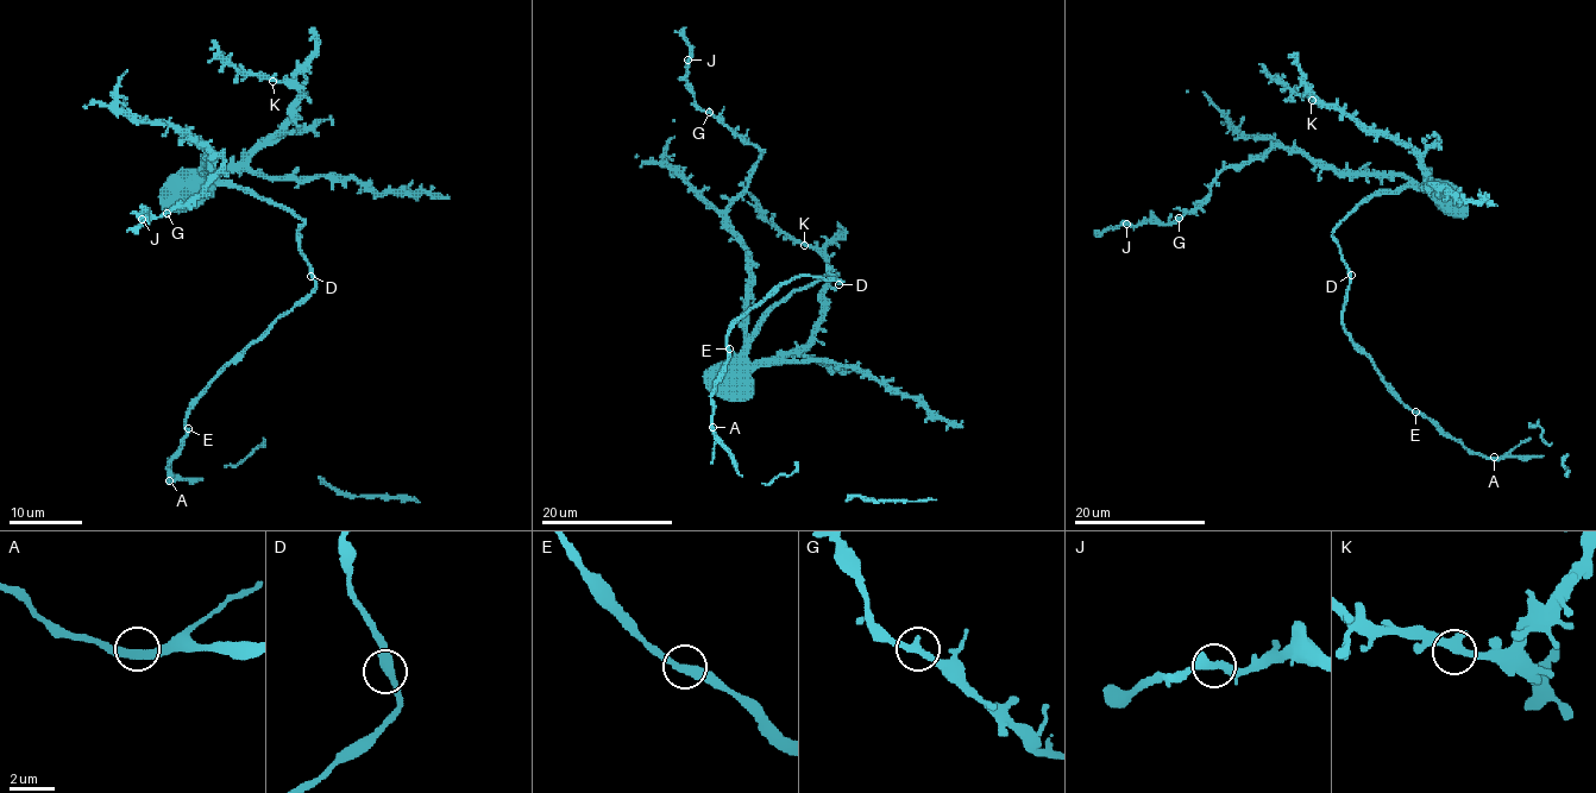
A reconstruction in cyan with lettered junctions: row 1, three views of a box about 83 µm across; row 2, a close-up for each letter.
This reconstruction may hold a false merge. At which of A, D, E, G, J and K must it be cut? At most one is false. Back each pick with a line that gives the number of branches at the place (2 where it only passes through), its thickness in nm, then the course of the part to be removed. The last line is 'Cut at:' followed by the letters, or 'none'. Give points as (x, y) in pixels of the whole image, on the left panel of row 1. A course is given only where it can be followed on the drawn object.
Cut at: none

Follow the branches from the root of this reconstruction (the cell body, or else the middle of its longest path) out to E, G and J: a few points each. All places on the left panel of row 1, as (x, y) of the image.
E: (313, 274), (315, 289), (222, 370), (189, 410), (188, 428)
G: (313, 274), (300, 249), (303, 222), (217, 180), (188, 132), (222, 167), (199, 196), (165, 213)
J: (313, 274), (300, 249), (303, 222), (217, 180), (188, 132), (222, 159), (221, 171), (199, 196), (142, 219)

